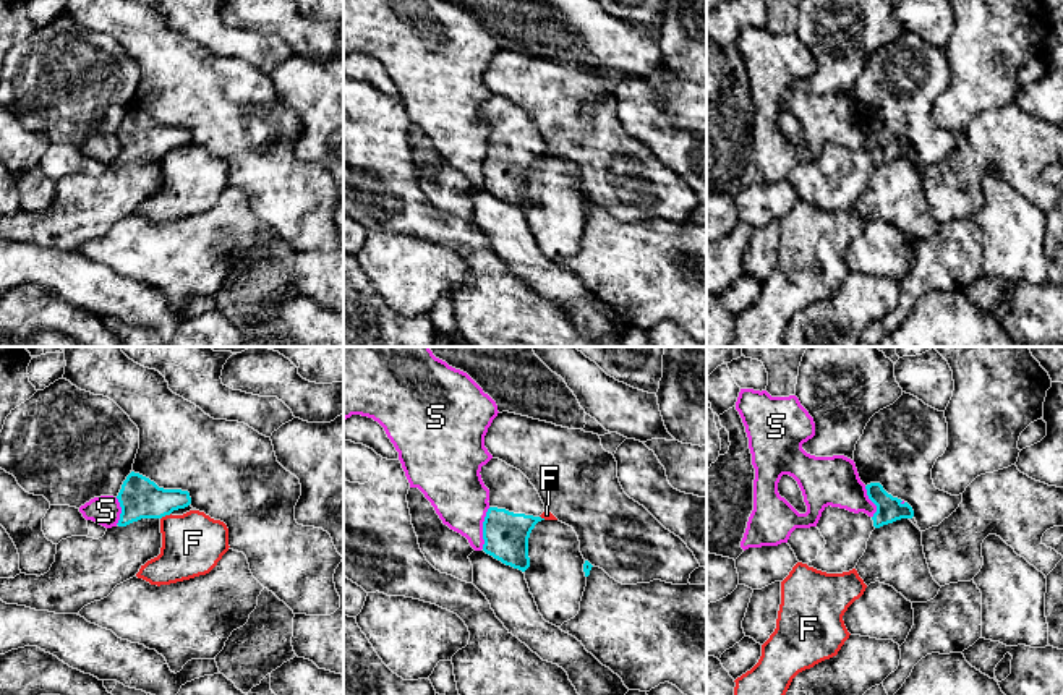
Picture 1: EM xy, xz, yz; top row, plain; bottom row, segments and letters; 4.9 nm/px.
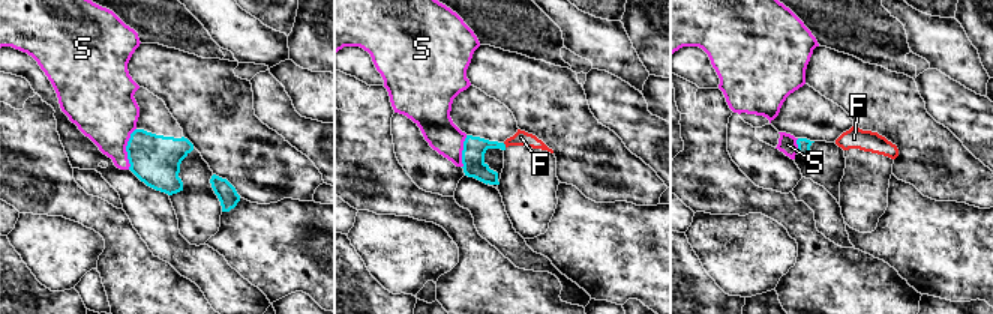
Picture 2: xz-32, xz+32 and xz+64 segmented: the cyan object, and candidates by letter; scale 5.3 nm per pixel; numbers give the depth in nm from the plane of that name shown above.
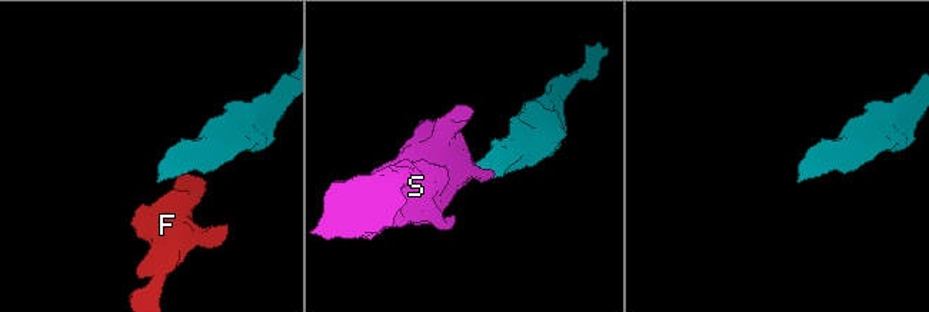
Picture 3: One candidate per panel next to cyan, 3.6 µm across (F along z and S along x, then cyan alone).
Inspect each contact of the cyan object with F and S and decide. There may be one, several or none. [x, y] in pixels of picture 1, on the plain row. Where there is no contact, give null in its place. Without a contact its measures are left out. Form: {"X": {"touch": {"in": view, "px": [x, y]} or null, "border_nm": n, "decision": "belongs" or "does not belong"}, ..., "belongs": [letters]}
{"F": {"touch": {"in": "xy", "px": [166, 151]}, "border_nm": 70, "decision": "does not belong"}, "S": {"touch": {"in": "xz", "px": [483, 166]}, "border_nm": 220, "decision": "does not belong"}, "belongs": []}

